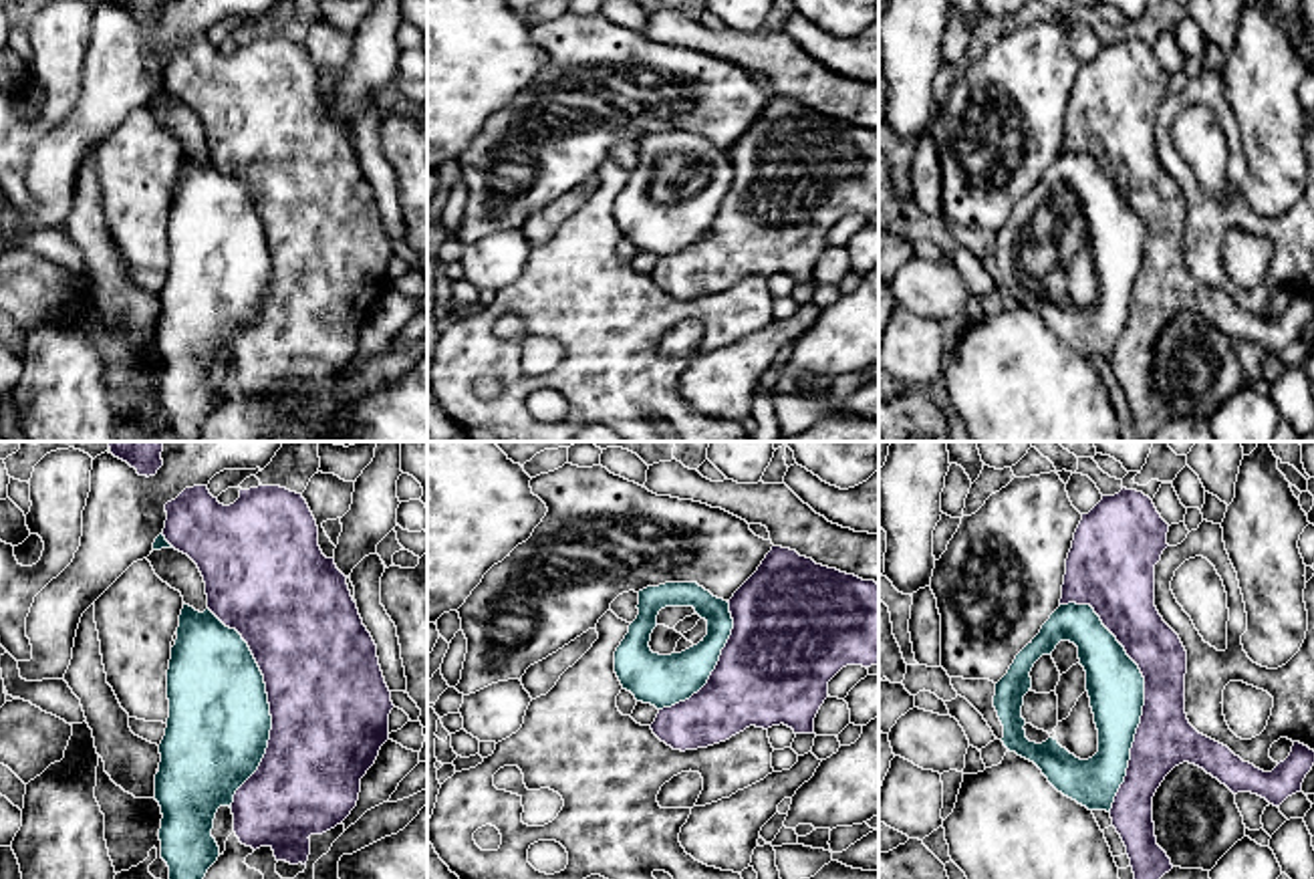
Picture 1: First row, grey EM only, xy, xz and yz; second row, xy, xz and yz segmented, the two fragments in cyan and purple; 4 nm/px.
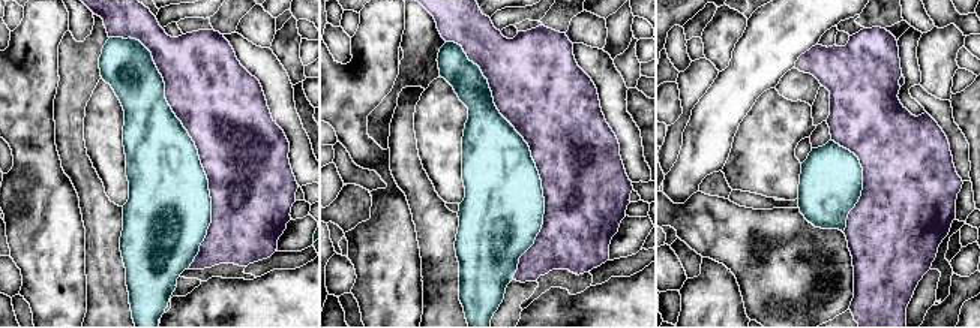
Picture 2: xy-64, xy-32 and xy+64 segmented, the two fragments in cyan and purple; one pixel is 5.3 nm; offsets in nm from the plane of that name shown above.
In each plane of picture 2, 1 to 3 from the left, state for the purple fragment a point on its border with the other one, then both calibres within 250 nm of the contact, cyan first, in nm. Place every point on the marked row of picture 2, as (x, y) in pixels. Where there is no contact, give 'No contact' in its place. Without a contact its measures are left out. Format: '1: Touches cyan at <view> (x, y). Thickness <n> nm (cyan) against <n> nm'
1: Touches cyan at xy-64 (191, 140). Thickness 400 nm (cyan) against 460 nm
2: Touches cyan at xy-32 (530, 155). Thickness 420 nm (cyan) against 460 nm
3: Touches cyan at xy+64 (862, 181). Thickness 340 nm (cyan) against 500 nm

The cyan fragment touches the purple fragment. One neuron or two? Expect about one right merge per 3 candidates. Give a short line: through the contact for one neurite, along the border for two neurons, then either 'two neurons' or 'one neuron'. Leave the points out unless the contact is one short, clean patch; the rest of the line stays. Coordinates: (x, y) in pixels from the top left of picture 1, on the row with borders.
two neurons

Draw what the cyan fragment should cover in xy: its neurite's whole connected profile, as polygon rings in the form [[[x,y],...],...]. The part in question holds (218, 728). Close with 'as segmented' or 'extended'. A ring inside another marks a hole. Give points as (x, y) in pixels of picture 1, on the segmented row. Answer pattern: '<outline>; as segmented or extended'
[[[183,603],[167,669],[169,718],[159,744],[159,772],[155,774],[155,800],[161,806],[161,859],[169,879],[204,879],[218,861],[220,847],[212,837],[220,806],[234,802],[236,790],[258,770],[270,740],[272,716],[264,675],[242,635],[226,627],[210,609],[204,613]]]; as segmented

